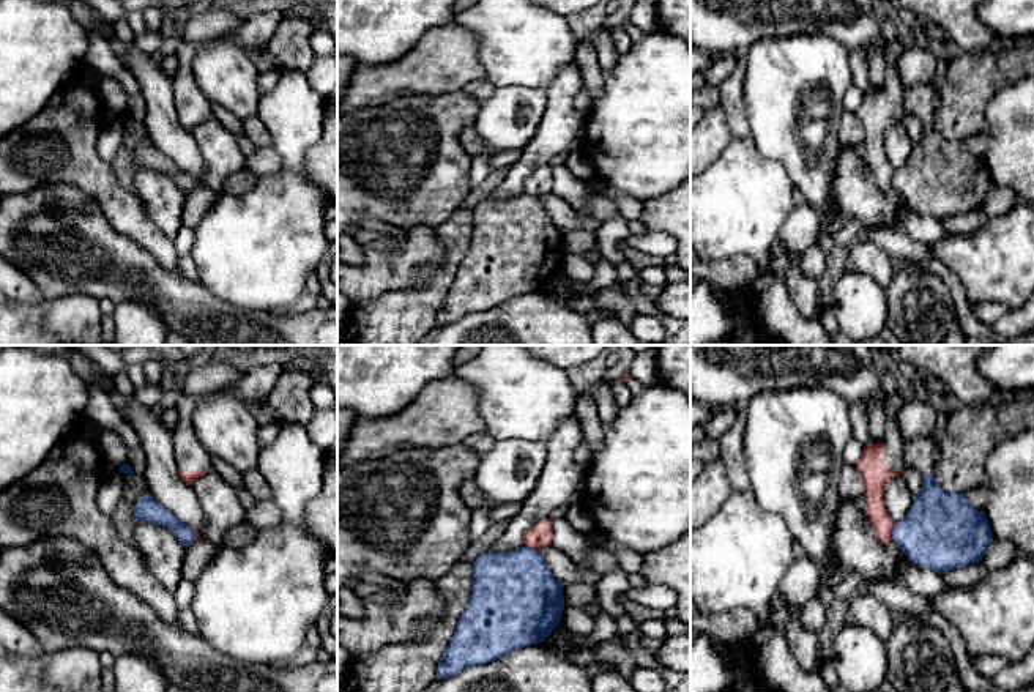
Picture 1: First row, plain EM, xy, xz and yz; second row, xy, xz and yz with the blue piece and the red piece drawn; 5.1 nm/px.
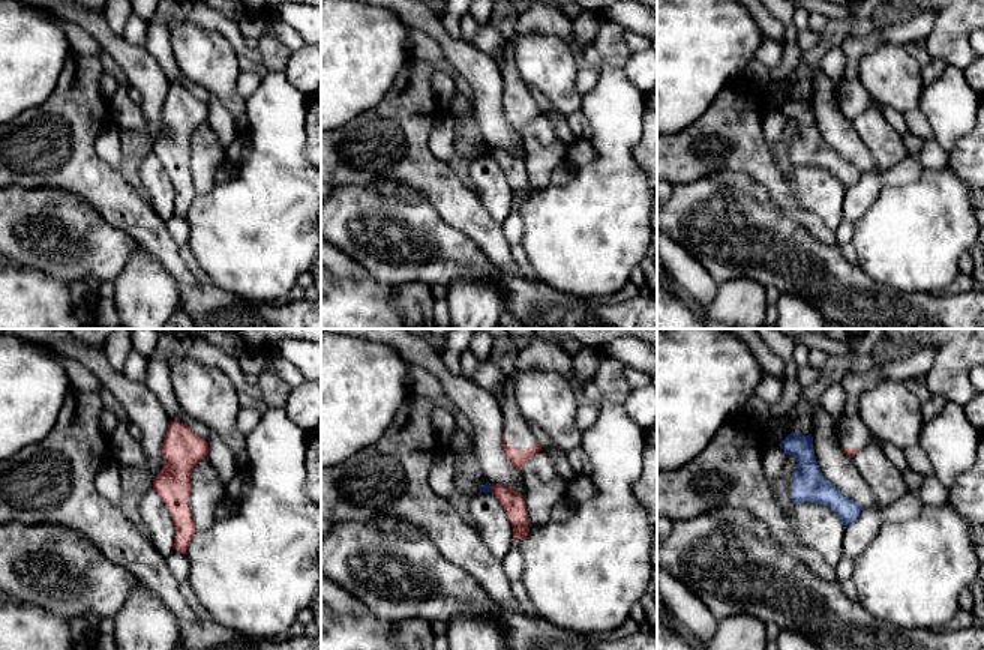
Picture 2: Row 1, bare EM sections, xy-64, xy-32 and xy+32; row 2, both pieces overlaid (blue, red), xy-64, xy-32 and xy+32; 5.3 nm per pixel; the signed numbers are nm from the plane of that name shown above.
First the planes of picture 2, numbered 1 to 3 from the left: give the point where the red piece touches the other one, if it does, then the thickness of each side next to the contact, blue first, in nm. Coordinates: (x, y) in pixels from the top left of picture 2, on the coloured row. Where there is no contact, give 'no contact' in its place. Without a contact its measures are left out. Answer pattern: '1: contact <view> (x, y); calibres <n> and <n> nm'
1: no contact
2: contact xy-32 (491, 488); calibres 50 and 120 nm
3: no contact

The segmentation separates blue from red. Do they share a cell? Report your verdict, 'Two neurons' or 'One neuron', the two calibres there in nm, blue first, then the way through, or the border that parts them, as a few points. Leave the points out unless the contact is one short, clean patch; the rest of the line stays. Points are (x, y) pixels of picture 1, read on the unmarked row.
One neuron. Thickness 400 nm (blue) against 120 nm. Path across: yz (941, 178), (892, 178), (877, 159)

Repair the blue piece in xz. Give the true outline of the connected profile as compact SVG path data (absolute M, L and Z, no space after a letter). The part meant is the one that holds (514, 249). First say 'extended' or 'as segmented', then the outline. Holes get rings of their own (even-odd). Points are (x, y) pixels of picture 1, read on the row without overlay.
extended | M539 167L526 178L522 195L506 200L485 199L473 208L470 247L437 314L437 326L537 292L560 271L564 232L552 222L542 202L542 197L552 192L552 180L552 167Z

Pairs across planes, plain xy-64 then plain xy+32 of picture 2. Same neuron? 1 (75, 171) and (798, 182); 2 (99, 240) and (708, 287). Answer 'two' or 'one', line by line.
1: two
2: two

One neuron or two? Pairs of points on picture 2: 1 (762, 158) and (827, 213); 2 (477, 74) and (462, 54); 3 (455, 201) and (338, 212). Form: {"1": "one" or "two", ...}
{"1": "two", "2": "one", "3": "two"}

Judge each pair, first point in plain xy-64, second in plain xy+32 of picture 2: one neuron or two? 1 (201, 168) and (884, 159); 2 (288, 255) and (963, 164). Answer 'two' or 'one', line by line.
1: one
2: two

